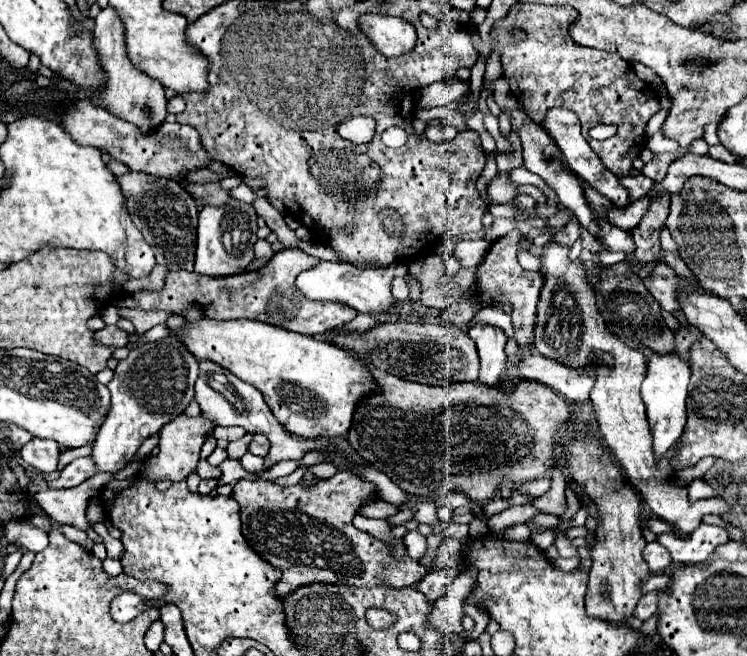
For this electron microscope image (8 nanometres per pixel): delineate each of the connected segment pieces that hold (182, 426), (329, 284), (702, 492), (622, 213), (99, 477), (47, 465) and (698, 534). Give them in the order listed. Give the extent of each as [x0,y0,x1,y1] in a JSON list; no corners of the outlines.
[[141,414,215,482],[295,260,405,314],[688,479,717,503],[609,196,649,230],[23,468,115,530],[21,438,59,474],[657,524,729,564]]

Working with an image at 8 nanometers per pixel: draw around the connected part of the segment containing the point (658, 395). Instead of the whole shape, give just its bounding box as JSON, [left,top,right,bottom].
[641,354,691,462]

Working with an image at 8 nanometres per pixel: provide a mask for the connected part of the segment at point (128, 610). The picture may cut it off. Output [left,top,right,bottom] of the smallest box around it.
[111,594,153,622]

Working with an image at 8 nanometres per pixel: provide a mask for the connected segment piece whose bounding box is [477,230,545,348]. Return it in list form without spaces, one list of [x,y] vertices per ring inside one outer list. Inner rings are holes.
[[[513,230],[507,236],[495,240],[485,256],[485,260],[479,264],[477,274],[479,274],[479,292],[483,296],[483,302],[493,300],[493,302],[503,302],[513,306],[513,332],[515,340],[521,348],[529,346],[533,342],[533,328],[535,328],[535,308],[537,300],[541,294],[541,288],[545,284],[545,274],[539,272],[529,272],[523,270],[518,263],[517,242],[521,233]]]

